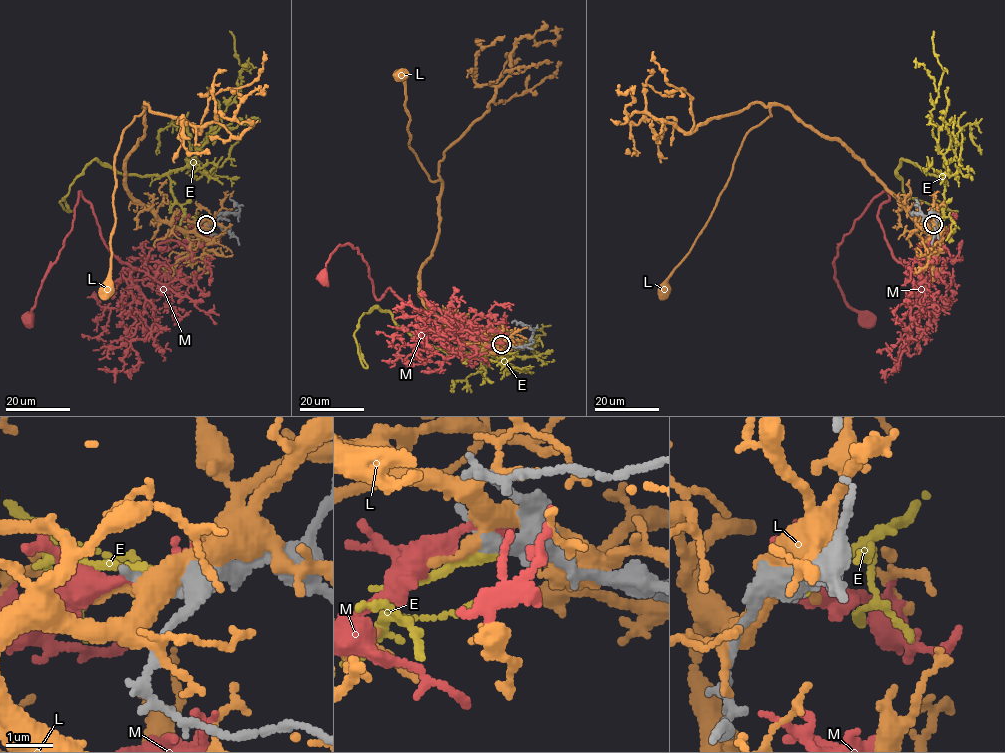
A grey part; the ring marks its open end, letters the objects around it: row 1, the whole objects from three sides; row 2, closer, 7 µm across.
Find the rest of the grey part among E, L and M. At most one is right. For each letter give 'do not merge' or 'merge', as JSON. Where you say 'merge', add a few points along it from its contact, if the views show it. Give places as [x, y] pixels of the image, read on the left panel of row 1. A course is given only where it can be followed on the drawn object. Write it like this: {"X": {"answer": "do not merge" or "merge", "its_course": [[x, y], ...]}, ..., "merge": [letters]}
{"E": {"answer": "merge", "its_course": [[206, 225], [189, 216], [177, 202], [166, 175], [122, 174], [95, 159], [59, 202], [72, 212], [63, 197]]}, "L": {"answer": "do not merge"}, "M": {"answer": "do not merge"}, "merge": ["E"]}

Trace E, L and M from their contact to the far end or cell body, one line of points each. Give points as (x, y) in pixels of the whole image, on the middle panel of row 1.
E: (500, 343), (474, 356), (448, 354), (375, 307), (359, 318), (354, 337), (367, 368), (358, 343)
L: (500, 343), (456, 327), (420, 297), (419, 268), (433, 249), (441, 183), (429, 179), (409, 147), (401, 74)
M: (500, 343), (490, 349), (461, 343), (389, 288), (378, 300), (367, 262), (349, 244), (330, 254), (322, 277)

